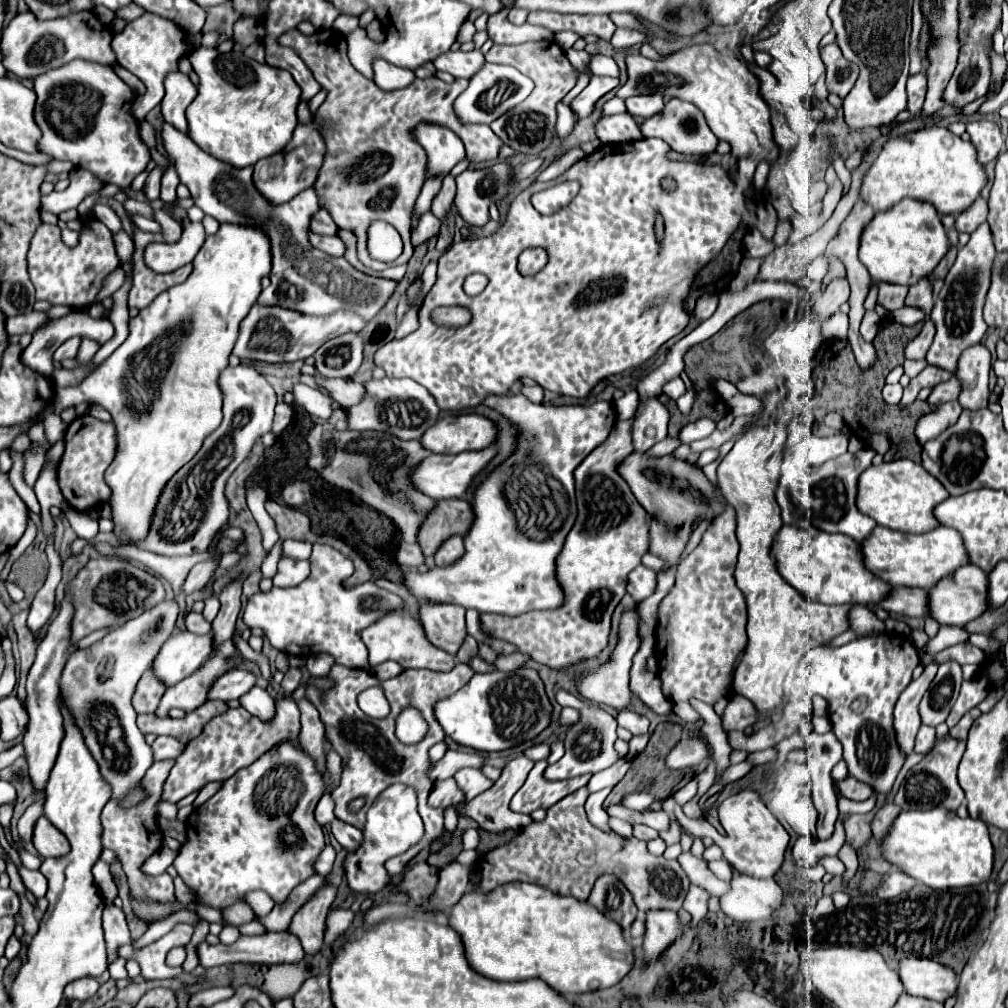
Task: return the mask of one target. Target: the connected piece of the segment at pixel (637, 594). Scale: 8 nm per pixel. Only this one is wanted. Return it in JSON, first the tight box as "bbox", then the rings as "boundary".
{"bbox":[626,565,656,603],"boundary":[[[638,565],[636,569],[630,571],[626,591],[632,595],[632,599],[636,603],[650,597],[654,593],[654,589],[656,589],[656,571],[652,571],[644,565]]]}

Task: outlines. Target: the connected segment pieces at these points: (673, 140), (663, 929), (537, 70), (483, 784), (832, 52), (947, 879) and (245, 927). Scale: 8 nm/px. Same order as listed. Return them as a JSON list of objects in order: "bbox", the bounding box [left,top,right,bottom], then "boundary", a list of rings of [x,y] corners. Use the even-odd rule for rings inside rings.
[{"bbox":[640,99,718,155],"boundary":[[[670,99],[664,105],[664,109],[658,115],[648,117],[640,125],[640,129],[642,129],[644,137],[664,139],[674,151],[684,153],[684,155],[708,155],[708,153],[716,151],[716,145],[718,145],[718,137],[710,131],[700,109],[694,103],[688,103],[688,101],[682,101],[682,99]]]},{"bbox":[644,911,684,961],"boundary":[[[648,911],[646,913],[646,935],[644,935],[644,957],[646,961],[656,959],[684,929],[676,911]]]},{"bbox":[486,41,576,155],"boundary":[[[530,41],[530,43],[520,43],[520,45],[492,45],[490,51],[486,53],[488,63],[500,63],[500,65],[512,65],[524,75],[528,75],[534,83],[536,89],[534,93],[520,103],[518,107],[512,109],[512,113],[504,113],[500,119],[496,119],[490,127],[498,137],[516,149],[518,153],[526,155],[538,155],[544,151],[554,135],[556,135],[556,105],[566,97],[566,93],[576,85],[576,73],[570,61],[564,55],[564,49],[556,41]]]},{"bbox":[454,769,492,799],"boundary":[[[460,769],[456,775],[454,775],[458,787],[466,793],[466,799],[474,797],[476,793],[484,791],[488,785],[492,785],[492,781],[488,777],[482,775],[480,769]]]},{"bbox":[820,43,860,99],"boundary":[[[836,43],[822,47],[820,57],[826,65],[826,87],[828,87],[828,91],[832,91],[844,99],[850,93],[850,89],[854,87],[860,71],[856,69],[854,63],[844,59],[844,55]]]},{"bbox":[882,807,994,891],"boundary":[[[934,807],[928,811],[900,811],[898,817],[894,819],[890,831],[886,833],[882,841],[882,857],[902,869],[906,875],[914,877],[918,883],[924,883],[932,889],[945,891],[968,887],[968,885],[978,885],[990,879],[992,873],[992,863],[994,863],[994,849],[988,837],[988,825],[984,821],[976,819],[960,819],[954,811],[948,811],[944,807]]]},{"bbox":[238,920,266,935],"boundary":[[[253,920],[250,923],[243,924],[239,926],[238,929],[241,935],[261,935],[266,933],[264,926],[256,920]]]}]

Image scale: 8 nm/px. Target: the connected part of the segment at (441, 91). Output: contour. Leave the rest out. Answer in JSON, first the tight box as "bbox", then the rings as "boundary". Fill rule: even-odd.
{"bbox":[278,29,500,271],"boundary":[[[320,29],[314,35],[286,31],[282,37],[278,37],[278,43],[296,49],[312,69],[316,81],[320,81],[320,85],[328,91],[326,101],[314,115],[316,127],[320,127],[320,133],[326,141],[324,163],[314,183],[320,207],[332,215],[340,229],[352,229],[356,233],[358,257],[366,267],[382,271],[388,265],[374,261],[368,253],[368,225],[372,221],[390,223],[404,241],[402,255],[390,265],[408,263],[412,257],[412,245],[408,241],[412,211],[420,195],[420,183],[426,179],[424,149],[414,141],[412,129],[416,129],[420,123],[448,127],[464,141],[470,163],[482,163],[484,151],[490,151],[490,161],[496,161],[500,155],[500,149],[486,147],[488,141],[484,129],[480,133],[474,125],[460,125],[452,113],[452,103],[468,87],[468,81],[456,79],[454,83],[444,83],[438,77],[428,77],[416,79],[404,89],[384,91],[352,67],[346,55],[346,37],[336,29]],[[372,171],[386,173],[376,177]],[[388,197],[392,197],[390,205]]]}

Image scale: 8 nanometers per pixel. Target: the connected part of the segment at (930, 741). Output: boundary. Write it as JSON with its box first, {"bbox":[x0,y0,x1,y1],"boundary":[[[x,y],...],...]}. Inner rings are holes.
{"bbox":[914,725,936,753],"boundary":[[[920,725],[918,735],[916,735],[916,747],[914,747],[914,751],[918,751],[918,753],[928,753],[928,751],[934,747],[934,741],[936,741],[936,731],[934,731],[934,727]]]}

